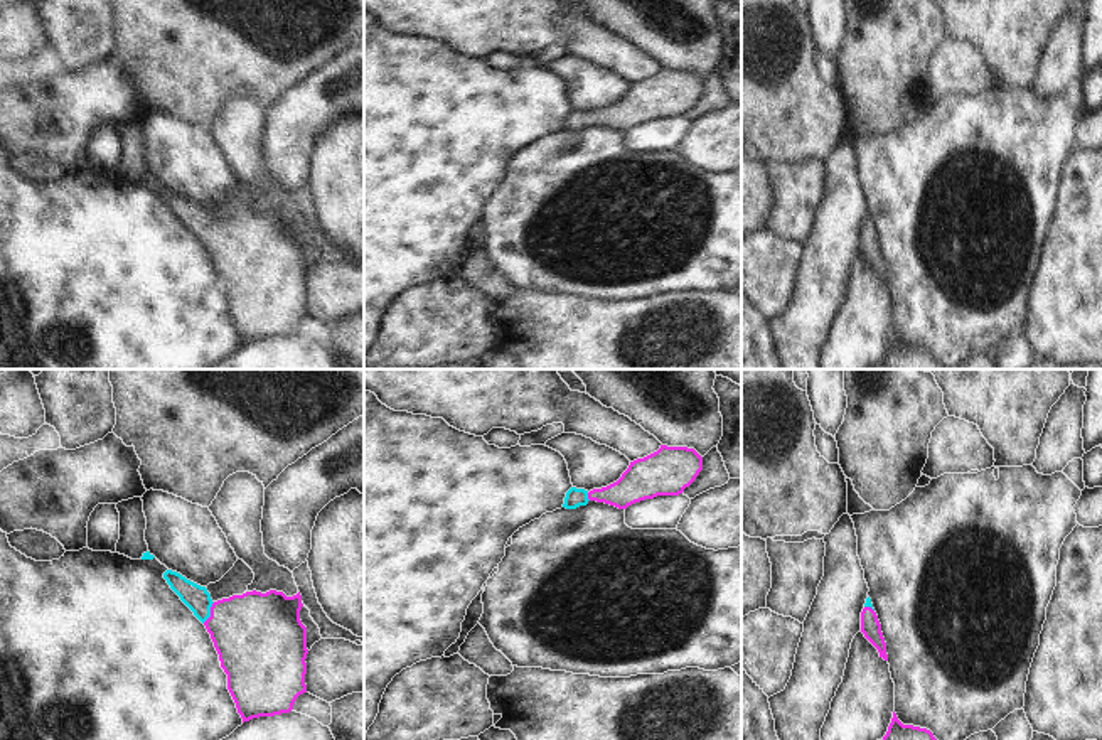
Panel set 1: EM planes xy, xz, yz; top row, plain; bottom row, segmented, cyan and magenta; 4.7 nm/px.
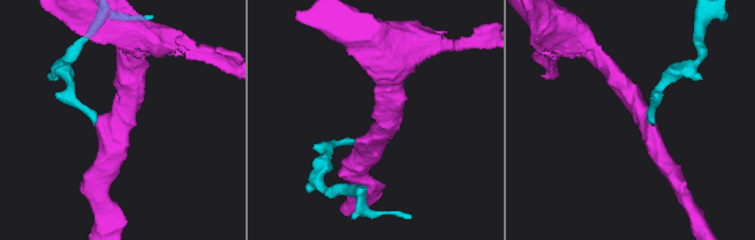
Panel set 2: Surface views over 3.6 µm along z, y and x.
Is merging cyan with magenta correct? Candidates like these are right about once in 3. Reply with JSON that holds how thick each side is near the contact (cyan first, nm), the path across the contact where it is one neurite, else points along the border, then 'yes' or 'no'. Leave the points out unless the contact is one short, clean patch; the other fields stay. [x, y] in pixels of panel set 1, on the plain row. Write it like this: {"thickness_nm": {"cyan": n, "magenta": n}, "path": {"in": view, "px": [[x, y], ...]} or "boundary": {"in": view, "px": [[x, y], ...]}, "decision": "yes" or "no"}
{"thickness_nm": {"cyan": 120, "magenta": 400}, "path": {"in": "xy", "px": [[197, 221], [209, 235], [256, 257]]}, "decision": "yes"}

